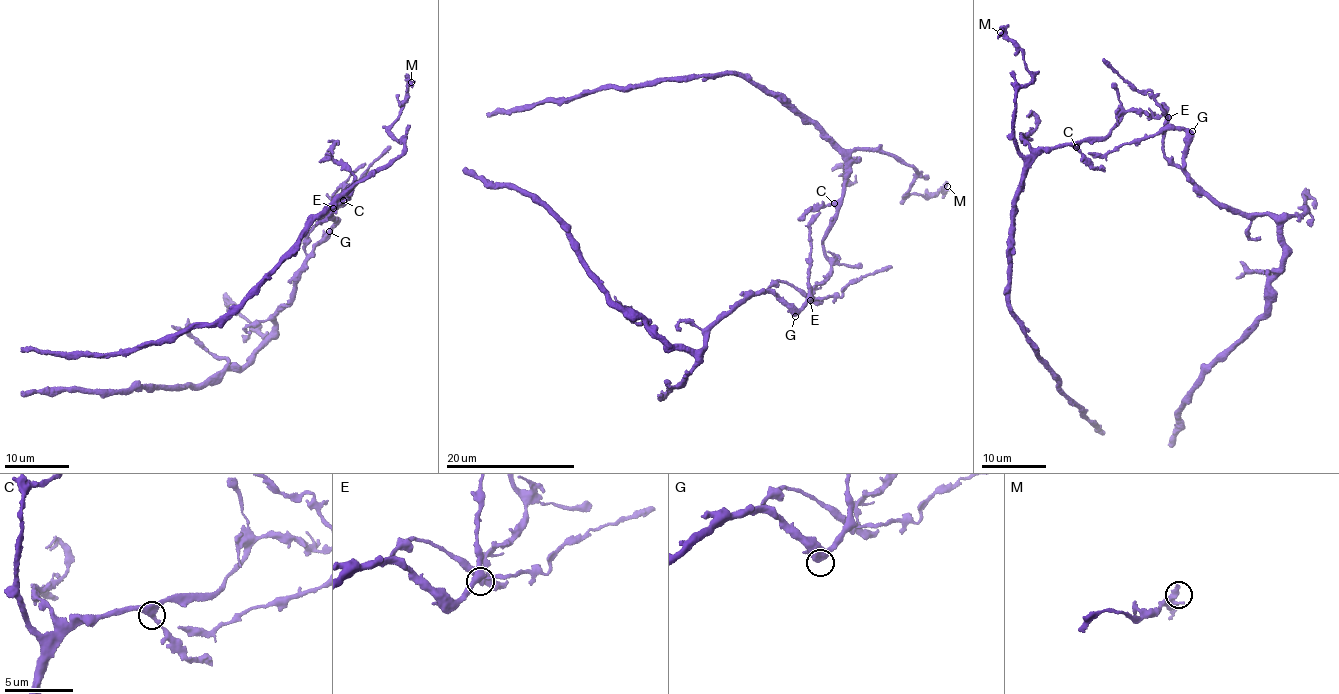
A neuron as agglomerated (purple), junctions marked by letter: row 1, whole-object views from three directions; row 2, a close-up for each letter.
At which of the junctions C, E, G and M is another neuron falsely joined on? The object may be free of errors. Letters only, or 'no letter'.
E

